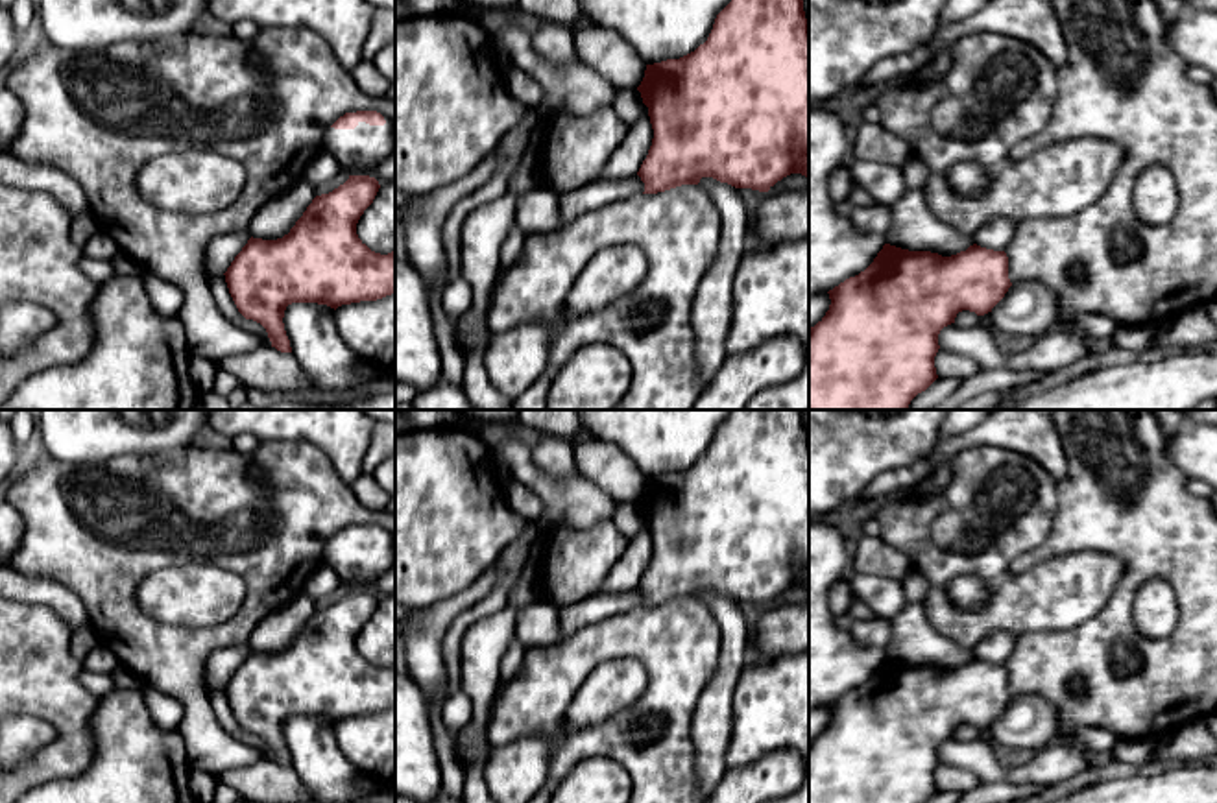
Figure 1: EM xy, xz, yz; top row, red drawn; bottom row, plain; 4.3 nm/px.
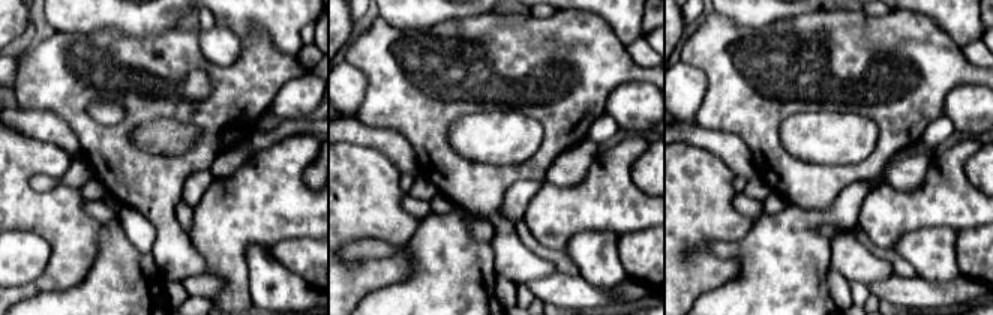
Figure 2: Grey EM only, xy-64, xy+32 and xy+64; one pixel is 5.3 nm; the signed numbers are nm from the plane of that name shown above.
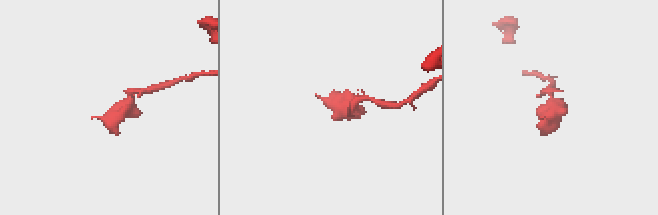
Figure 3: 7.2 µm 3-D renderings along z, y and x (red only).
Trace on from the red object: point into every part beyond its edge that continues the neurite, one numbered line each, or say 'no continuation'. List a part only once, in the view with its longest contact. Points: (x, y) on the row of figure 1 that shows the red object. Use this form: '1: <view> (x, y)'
1: xy (357, 150)

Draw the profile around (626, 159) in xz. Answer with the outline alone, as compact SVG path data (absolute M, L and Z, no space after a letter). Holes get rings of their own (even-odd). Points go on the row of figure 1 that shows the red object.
M643 103L639 120L628 129L621 146L611 153L600 172L600 179L617 179L635 175L652 146L654 129L648 107Z

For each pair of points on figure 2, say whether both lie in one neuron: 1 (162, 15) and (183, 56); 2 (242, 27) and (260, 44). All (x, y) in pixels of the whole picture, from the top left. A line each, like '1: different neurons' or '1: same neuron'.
1: different neurons
2: different neurons

